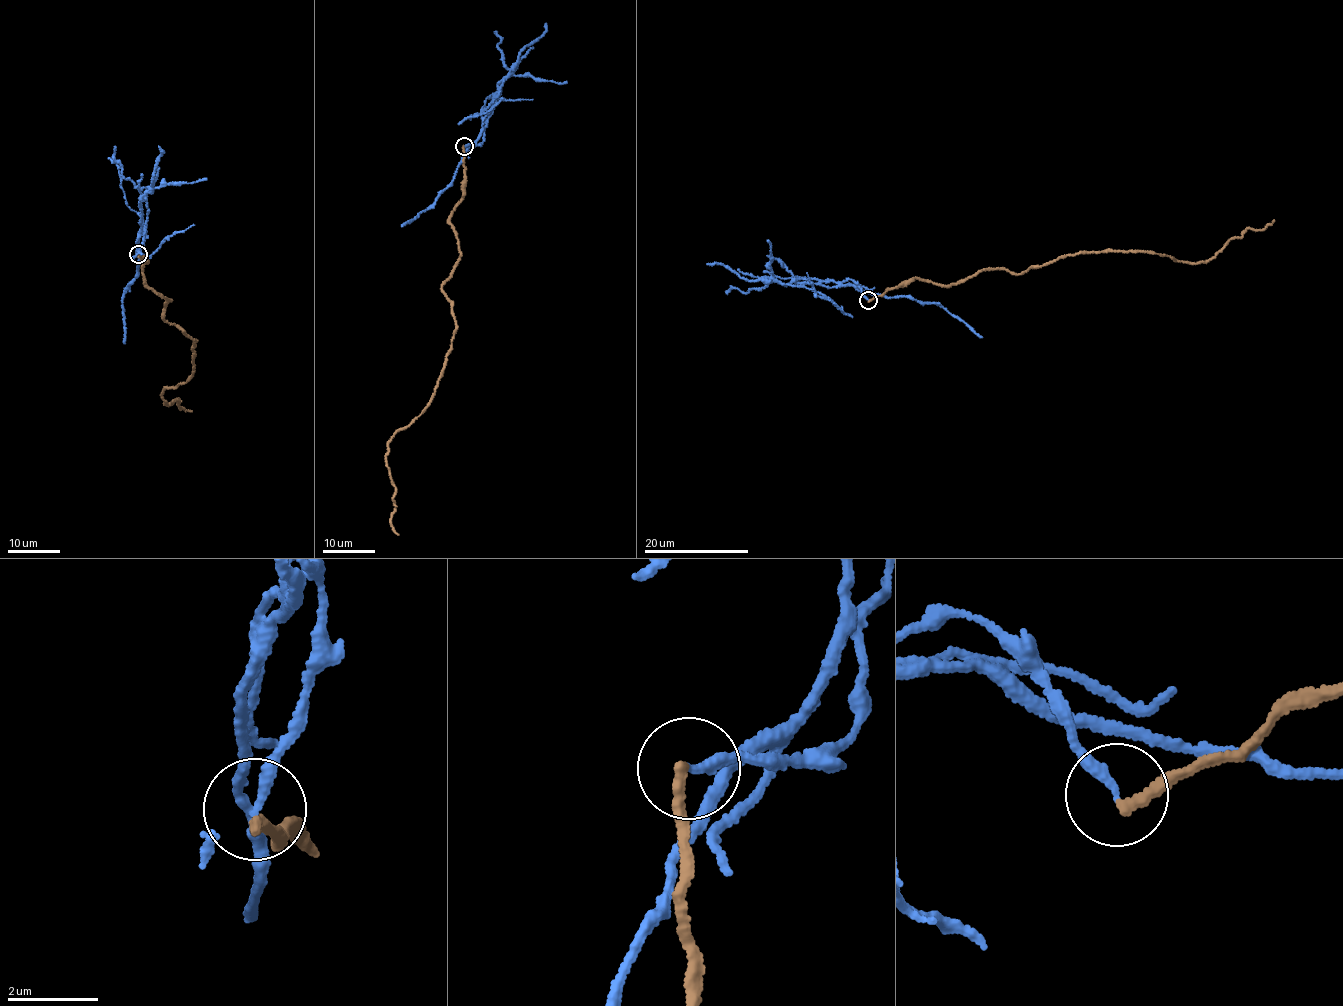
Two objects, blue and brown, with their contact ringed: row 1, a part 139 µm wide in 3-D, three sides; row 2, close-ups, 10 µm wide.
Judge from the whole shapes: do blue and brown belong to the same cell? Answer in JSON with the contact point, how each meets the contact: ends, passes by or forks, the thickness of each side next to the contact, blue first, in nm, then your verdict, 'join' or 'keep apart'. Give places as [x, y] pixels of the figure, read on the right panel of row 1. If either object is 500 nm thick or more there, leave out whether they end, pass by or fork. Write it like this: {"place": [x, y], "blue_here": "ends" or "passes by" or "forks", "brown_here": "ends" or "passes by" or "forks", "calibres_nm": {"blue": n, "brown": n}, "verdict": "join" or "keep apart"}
{"place": [868, 300], "blue_here": "ends", "brown_here": "ends", "calibres_nm": {"blue": 240, "brown": 220}, "verdict": "keep apart"}

